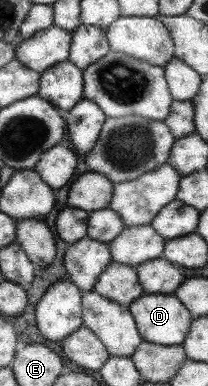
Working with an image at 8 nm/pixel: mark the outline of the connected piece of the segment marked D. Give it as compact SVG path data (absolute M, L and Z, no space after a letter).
M143 293L127 306L141 340L179 346L187 337L192 316L173 294Z

